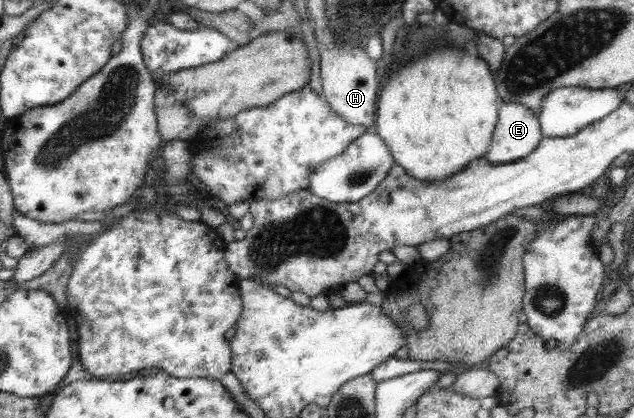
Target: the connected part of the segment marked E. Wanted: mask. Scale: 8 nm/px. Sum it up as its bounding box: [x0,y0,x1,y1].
[483,102,541,165]

